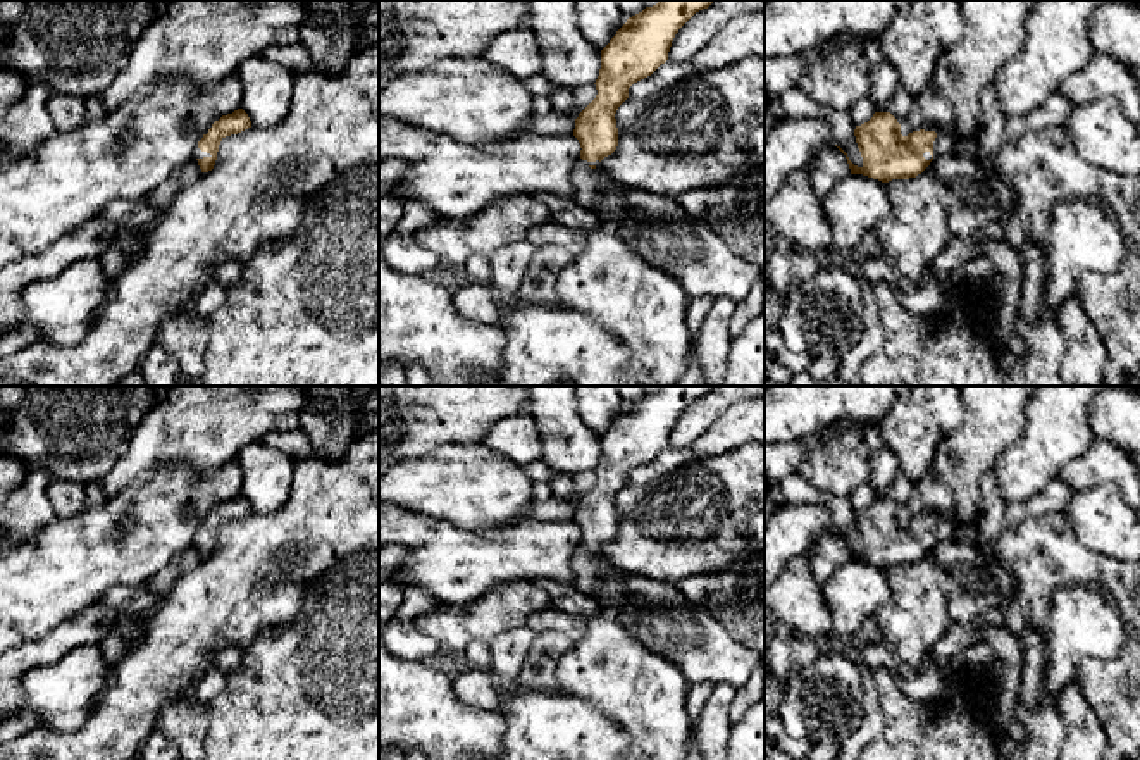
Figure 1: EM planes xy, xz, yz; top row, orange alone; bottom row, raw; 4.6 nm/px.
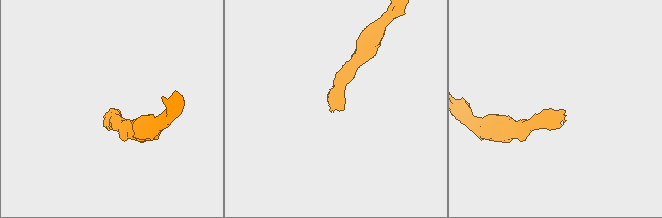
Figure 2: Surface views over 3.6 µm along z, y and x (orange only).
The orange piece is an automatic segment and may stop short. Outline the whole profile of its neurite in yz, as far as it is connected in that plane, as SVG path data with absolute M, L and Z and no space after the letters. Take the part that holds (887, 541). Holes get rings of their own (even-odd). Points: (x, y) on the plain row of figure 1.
M875 498L868 508L856 512L854 522L863 543L861 553L854 551L847 539L837 533L846 541L851 560L863 560L882 569L916 564L940 541L966 541L976 545L976 519L973 522L959 522L952 515L925 514L902 522L901 510L890 498Z

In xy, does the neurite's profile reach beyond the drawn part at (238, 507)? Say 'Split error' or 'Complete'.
Split error

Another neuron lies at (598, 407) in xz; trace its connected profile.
M575 386L577 412L594 433L603 436L627 403L618 393L618 386Z

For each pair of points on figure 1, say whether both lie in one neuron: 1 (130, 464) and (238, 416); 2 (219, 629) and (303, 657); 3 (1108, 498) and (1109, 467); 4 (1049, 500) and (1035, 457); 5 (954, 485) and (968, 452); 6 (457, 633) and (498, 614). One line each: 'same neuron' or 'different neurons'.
1: same neuron
2: different neurons
3: different neurons
4: different neurons
5: same neuron
6: same neuron

